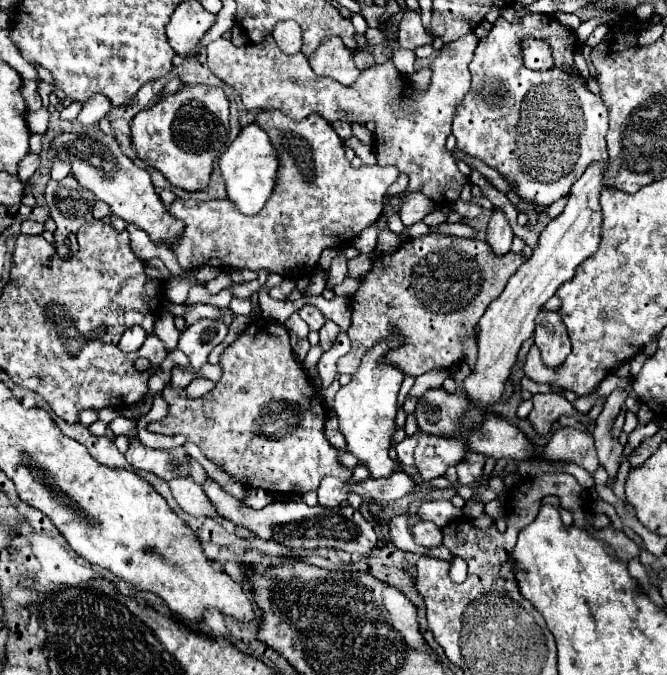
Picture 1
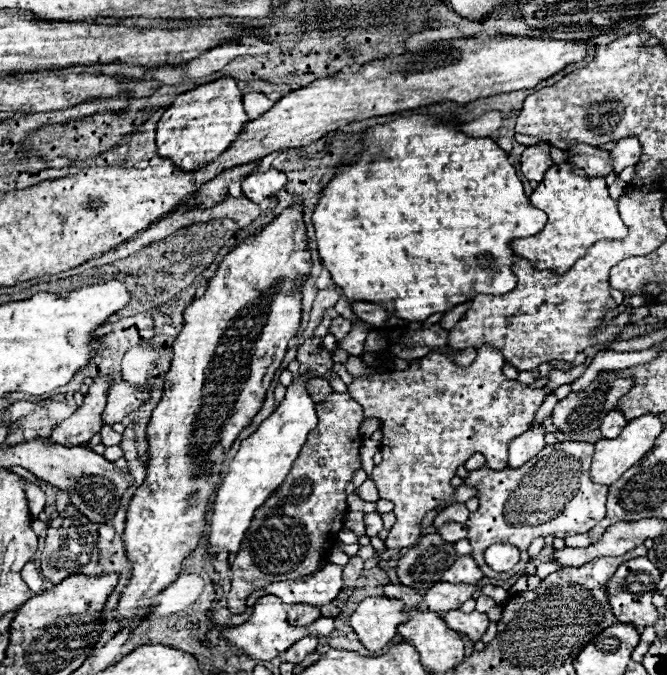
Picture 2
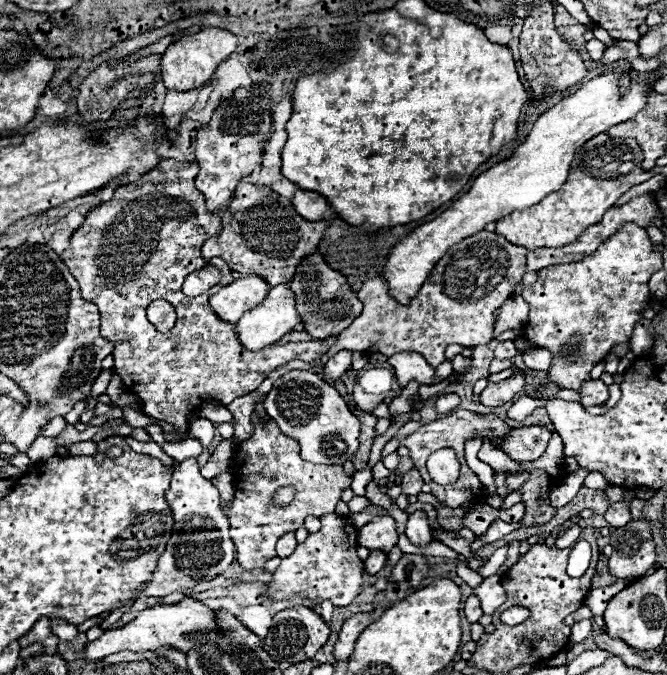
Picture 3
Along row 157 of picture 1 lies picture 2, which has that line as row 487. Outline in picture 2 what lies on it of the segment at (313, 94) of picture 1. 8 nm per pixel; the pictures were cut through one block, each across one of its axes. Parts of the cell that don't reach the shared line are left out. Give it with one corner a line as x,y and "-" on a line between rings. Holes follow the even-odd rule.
492,346
476,348
476,358
470,366
454,364
452,352
432,350
428,356
414,362
408,370
394,370
384,376
374,376
372,380
356,378
348,392
350,396
362,404
364,416
378,416
382,422
382,462
374,468
370,478
376,482
380,498
394,502
396,524
390,530
386,542
388,550
400,550
414,546
420,538
420,520
426,512
434,510
438,504
452,498
454,488
450,480
456,476
456,468
464,464
474,452
484,454
486,464
494,470
502,470
508,466
508,444
512,438
520,436
524,428
528,428
542,404
542,400
550,394
542,388
532,390
526,384
516,380
508,380
502,374
504,356

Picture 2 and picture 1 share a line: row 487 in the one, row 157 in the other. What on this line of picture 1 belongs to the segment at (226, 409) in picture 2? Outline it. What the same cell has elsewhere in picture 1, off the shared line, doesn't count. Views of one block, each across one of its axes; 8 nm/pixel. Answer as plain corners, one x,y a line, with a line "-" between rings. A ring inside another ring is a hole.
184,86
132,118
132,144
136,154
148,166
160,170
172,186
186,192
198,192
208,186
214,160
226,150
226,142
228,98
218,86

